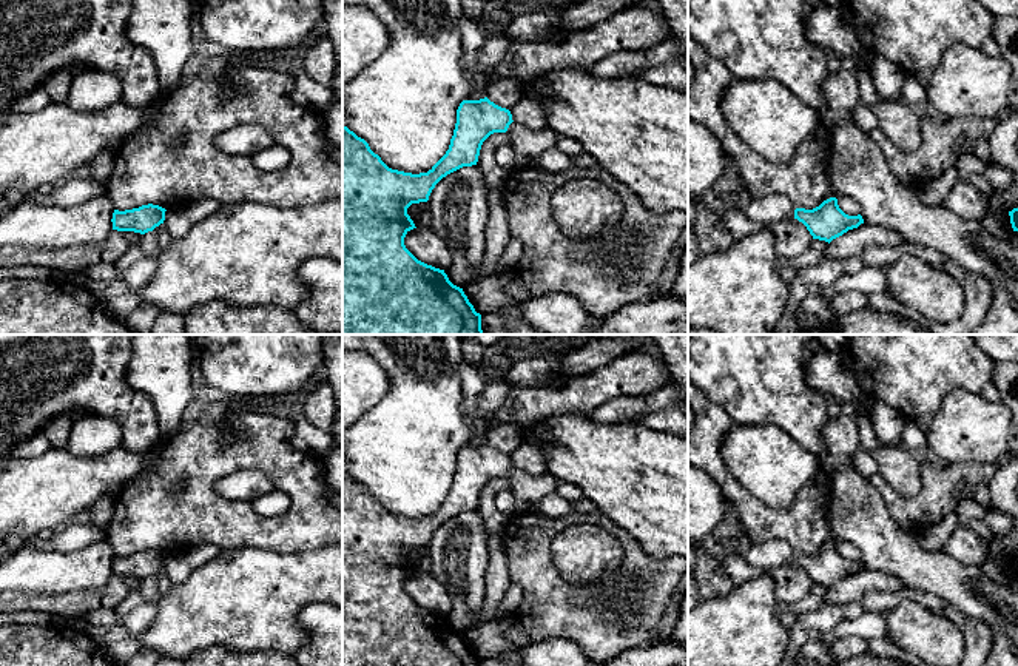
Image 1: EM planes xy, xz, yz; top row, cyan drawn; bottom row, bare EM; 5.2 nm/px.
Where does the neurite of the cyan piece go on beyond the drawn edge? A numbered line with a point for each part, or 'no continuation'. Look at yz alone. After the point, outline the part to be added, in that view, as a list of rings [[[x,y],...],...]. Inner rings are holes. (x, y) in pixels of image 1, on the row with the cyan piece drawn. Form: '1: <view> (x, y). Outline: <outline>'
no continuation

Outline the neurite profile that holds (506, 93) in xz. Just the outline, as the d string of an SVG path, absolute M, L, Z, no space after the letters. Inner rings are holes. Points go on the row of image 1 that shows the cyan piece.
M503 79L495 82L487 88L487 99L501 108L511 109L524 96L521 85L523 82L518 79Z

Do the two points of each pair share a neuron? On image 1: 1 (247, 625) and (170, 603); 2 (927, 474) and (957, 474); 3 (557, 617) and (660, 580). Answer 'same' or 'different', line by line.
1: same
2: same
3: same

